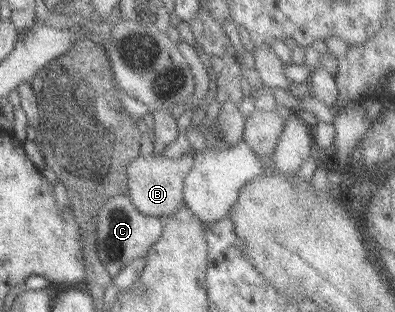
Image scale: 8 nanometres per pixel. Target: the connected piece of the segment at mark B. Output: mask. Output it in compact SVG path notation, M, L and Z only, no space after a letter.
M193 152L184 153L176 160L169 160L160 156L143 158L138 155L126 166L127 198L138 213L144 216L160 218L176 212L182 206L183 178L192 168L194 162Z

